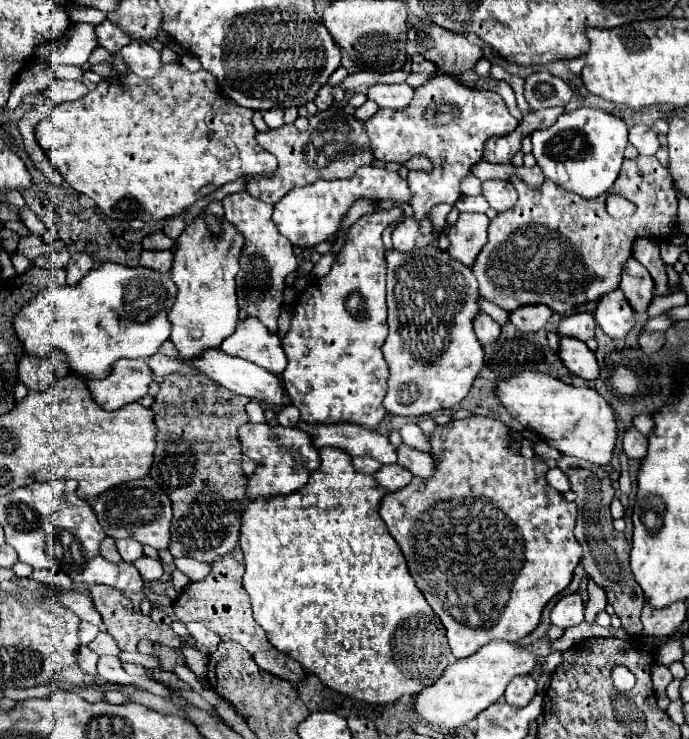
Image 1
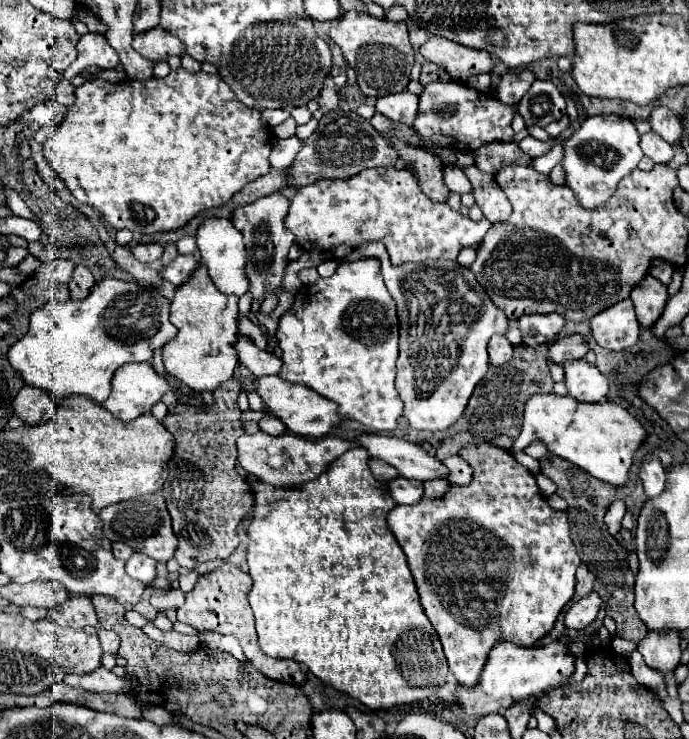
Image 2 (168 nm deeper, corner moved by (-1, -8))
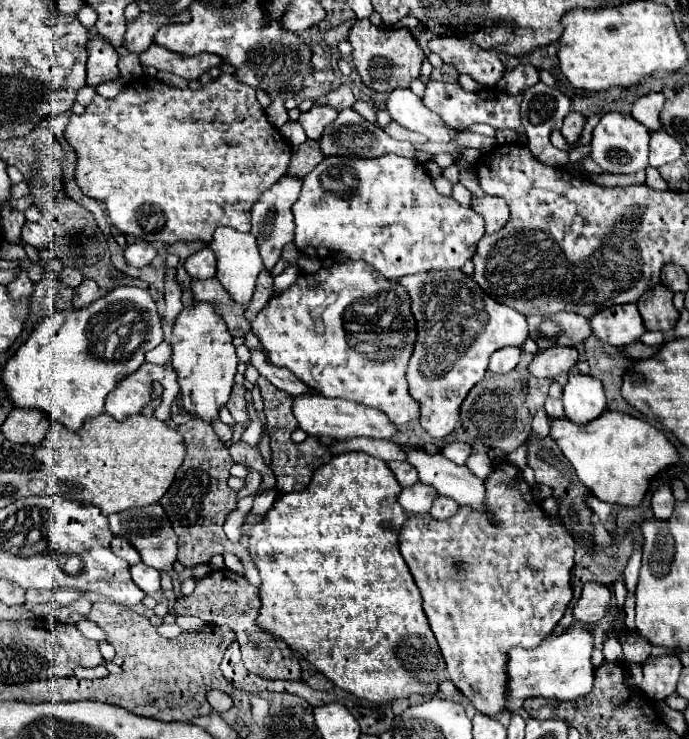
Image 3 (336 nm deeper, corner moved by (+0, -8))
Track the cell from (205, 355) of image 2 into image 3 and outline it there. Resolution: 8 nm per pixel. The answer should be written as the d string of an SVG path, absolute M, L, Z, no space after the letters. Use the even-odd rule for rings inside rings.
M193 301L193 305L181 309L173 325L171 349L171 365L177 369L179 375L183 411L193 413L195 417L205 421L217 419L219 407L225 405L229 399L239 361L235 355L233 337L213 303Z

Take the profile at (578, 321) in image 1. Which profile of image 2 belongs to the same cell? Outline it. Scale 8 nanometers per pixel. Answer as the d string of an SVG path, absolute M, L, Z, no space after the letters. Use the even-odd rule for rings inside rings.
M570 335L570 337L562 337L558 339L550 351L548 351L548 361L564 365L566 361L576 361L582 359L588 351L588 343L584 341L582 335Z

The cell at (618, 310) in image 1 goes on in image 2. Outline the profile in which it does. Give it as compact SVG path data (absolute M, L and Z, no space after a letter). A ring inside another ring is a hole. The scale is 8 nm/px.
M630 299L600 311L590 319L590 333L594 341L608 351L622 351L632 347L640 337L640 323L634 315Z

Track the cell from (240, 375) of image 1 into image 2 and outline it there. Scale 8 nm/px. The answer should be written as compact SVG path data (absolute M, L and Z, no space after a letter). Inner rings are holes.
M278 375L260 377L260 379L256 379L256 383L252 383L250 379L244 379L242 387L248 393L256 387L260 391L262 399L264 399L266 409L270 409L290 431L294 431L296 435L302 435L306 439L320 439L320 437L328 435L334 425L340 425L344 421L344 417L338 413L336 403L324 399L322 395L318 395L316 391L312 391L310 387L288 383L288 381L280 379Z

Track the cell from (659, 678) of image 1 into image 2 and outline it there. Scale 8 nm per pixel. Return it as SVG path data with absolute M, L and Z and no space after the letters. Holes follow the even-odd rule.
M632 651L632 653L628 655L628 663L630 663L632 675L636 677L636 681L638 681L640 685L644 685L646 689L654 691L660 699L666 699L664 677L662 677L658 671L650 669L650 667L644 663L644 659L642 659L642 655L640 655L638 651Z

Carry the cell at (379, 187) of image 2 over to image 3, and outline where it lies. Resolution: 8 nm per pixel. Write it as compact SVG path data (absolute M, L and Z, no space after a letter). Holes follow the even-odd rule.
M383 155L379 159L323 159L305 179L303 179L303 187L301 187L301 195L293 205L293 215L295 215L295 245L299 249L301 255L305 257L317 257L323 259L329 253L347 253L351 259L363 259L369 265L373 265L381 275L385 275L387 279L401 279L403 275L411 275L411 273L419 273L419 271L435 271L435 269L461 269L463 263L467 259L473 257L475 247L479 243L479 239L485 235L485 225L481 215L472 208L463 207L453 197L443 197L435 191L431 177L427 175L427 171L423 169L421 163L417 163L415 159L405 159L399 155Z

